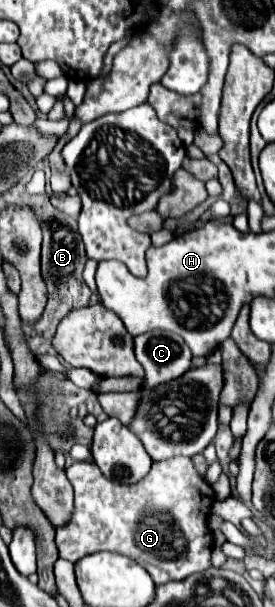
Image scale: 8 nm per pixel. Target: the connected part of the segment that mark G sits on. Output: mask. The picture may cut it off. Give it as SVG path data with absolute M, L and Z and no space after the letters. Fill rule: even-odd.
M172 458L152 464L152 470L136 484L116 484L104 478L94 462L74 462L66 468L66 476L74 486L74 516L68 526L56 530L56 546L60 558L78 562L86 554L94 552L116 552L136 560L154 580L156 586L170 580L182 580L190 574L204 572L210 568L212 554L212 532L206 526L210 514L210 502L214 502L214 490L200 478L190 458Z

